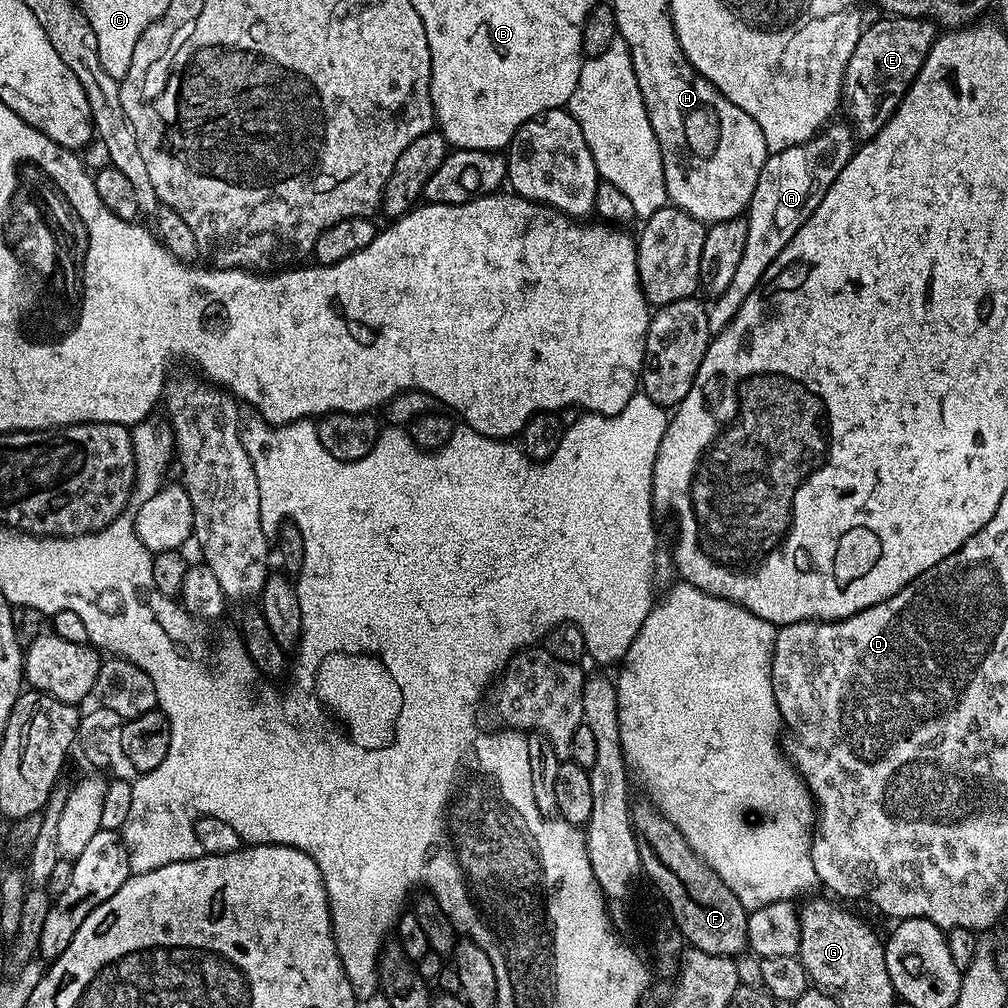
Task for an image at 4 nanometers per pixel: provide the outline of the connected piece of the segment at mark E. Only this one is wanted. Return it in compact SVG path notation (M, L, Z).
M891 14L883 18L861 31L858 46L854 46L850 62L846 62L842 108L848 111L847 123L860 138L878 134L886 126L938 35L937 25L927 18Z

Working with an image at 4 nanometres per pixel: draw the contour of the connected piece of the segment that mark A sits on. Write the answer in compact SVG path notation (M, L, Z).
M832 122L816 133L812 139L798 146L790 146L790 150L782 150L769 154L762 166L762 174L758 174L758 186L754 186L754 194L748 203L746 219L746 246L742 259L734 273L730 286L711 301L708 308L708 325L713 334L721 332L726 325L742 310L746 298L758 286L762 274L766 274L766 266L786 250L790 238L798 234L798 230L818 210L818 202L826 198L826 190L838 178L842 166L850 162L853 152L858 147L857 137L847 123Z

